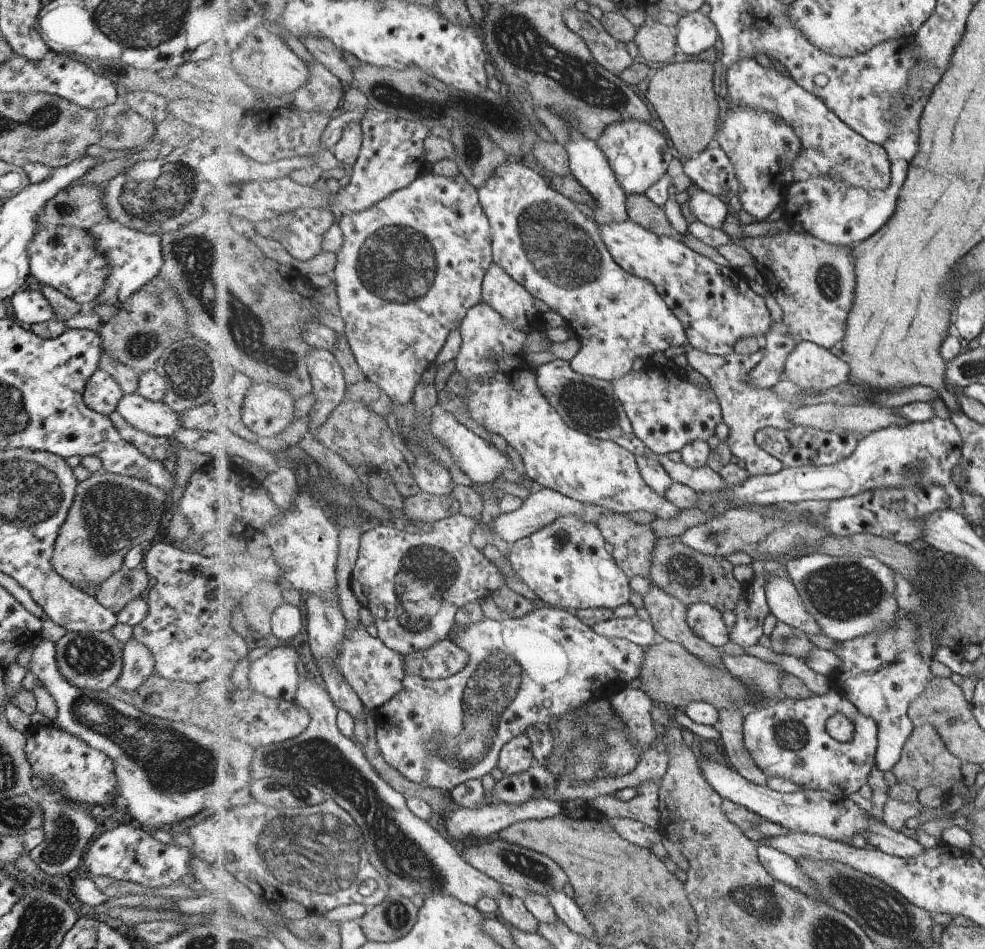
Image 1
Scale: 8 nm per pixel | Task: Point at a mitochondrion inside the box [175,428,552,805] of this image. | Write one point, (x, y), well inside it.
(498, 680)

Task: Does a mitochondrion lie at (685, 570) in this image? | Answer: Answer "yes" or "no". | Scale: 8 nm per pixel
yes

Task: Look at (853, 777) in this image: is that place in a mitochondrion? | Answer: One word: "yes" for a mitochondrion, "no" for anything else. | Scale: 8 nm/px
no

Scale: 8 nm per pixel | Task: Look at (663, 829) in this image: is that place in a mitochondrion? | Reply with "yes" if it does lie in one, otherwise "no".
no

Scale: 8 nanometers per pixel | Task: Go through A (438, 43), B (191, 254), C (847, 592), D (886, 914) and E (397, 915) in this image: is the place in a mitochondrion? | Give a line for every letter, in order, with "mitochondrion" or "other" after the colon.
A: other
B: mitochondrion
C: mitochondrion
D: mitochondrion
E: mitochondrion

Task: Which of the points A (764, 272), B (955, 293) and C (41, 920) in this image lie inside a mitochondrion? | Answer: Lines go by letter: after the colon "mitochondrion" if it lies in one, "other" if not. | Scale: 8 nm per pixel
A: other
B: other
C: mitochondrion

